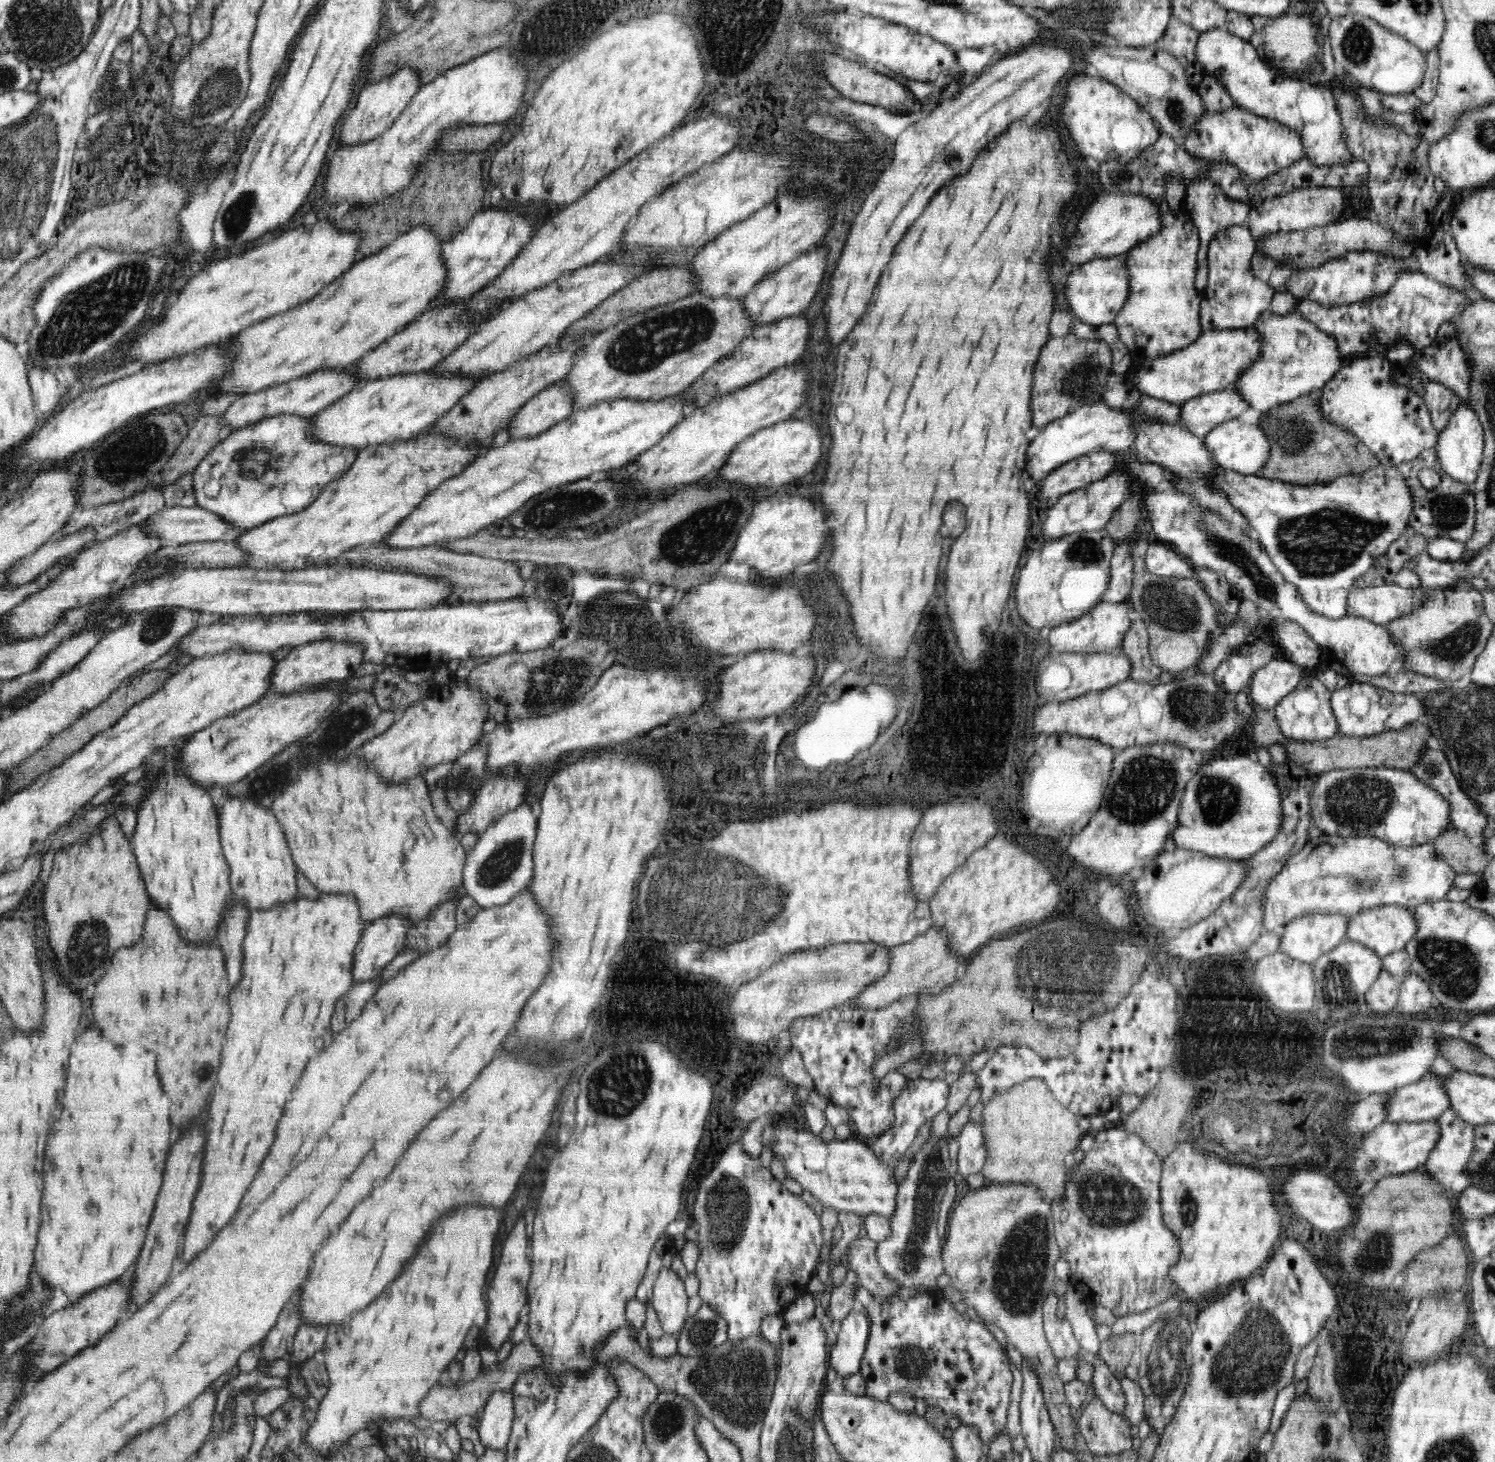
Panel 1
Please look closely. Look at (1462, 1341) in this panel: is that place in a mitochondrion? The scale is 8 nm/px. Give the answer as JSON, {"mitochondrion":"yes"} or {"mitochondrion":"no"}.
{"mitochondrion":"no"}

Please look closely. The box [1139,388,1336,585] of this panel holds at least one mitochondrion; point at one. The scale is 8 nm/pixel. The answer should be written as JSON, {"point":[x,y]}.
{"point":[1294,435]}

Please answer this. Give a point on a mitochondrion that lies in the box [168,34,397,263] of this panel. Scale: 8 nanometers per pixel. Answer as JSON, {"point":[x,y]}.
{"point":[214,94]}

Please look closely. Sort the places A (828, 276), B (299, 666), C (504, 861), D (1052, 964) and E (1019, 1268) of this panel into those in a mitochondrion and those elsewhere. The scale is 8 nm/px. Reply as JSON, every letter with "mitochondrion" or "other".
{"A":"other","B":"other","C":"mitochondrion","D":"mitochondrion","E":"mitochondrion"}

